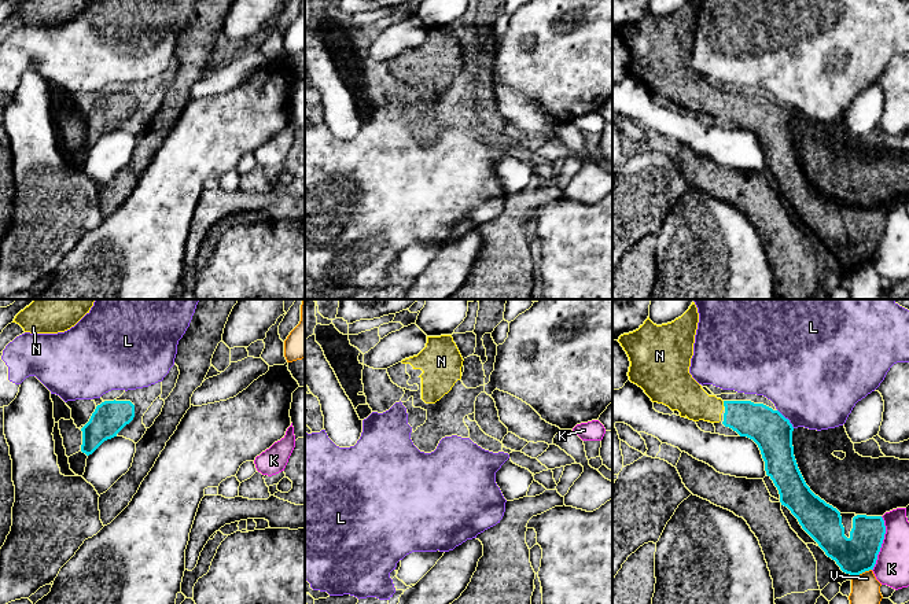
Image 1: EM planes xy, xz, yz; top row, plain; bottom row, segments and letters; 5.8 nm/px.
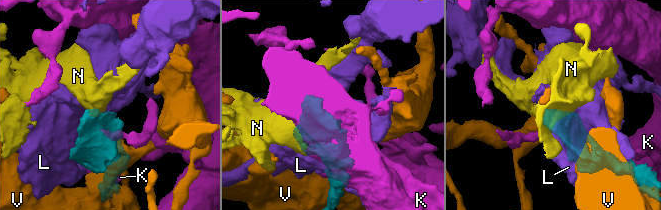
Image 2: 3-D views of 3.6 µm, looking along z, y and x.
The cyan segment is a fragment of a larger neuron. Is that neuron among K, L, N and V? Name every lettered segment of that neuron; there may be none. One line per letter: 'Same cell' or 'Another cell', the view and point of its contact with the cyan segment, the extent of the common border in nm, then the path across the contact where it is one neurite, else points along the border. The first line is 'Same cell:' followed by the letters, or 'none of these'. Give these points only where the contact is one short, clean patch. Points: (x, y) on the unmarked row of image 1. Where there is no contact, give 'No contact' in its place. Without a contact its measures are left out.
Same cell: N
K: Another cell. Touches cyan at yz (882, 235). Shared border 320 nm
L: Another cell. Touches cyan at yz (787, 111). Shared border 150 nm
N: Same cell. Touches cyan at yz (724, 96). Shared border 30 nm. Path across: yz (757, 114), (740, 109), (724, 96), (695, 96), (683, 85)
V: Another cell. Touches cyan at yz (861, 265). Shared border 120 nm

